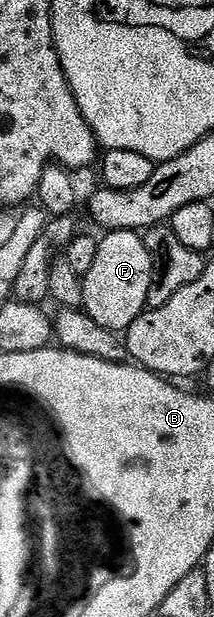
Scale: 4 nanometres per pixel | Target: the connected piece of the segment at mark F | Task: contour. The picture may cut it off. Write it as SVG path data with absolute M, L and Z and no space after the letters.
M138 231L107 232L100 239L97 250L97 262L83 276L82 311L97 322L120 334L126 333L137 317L147 308L147 299L151 289L151 278L155 267L147 249L146 239Z

